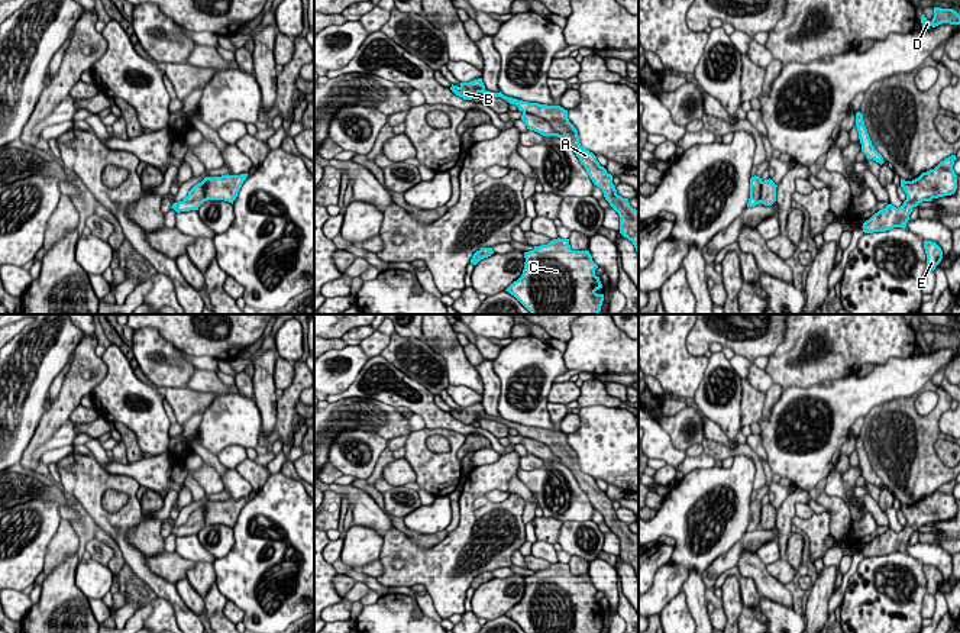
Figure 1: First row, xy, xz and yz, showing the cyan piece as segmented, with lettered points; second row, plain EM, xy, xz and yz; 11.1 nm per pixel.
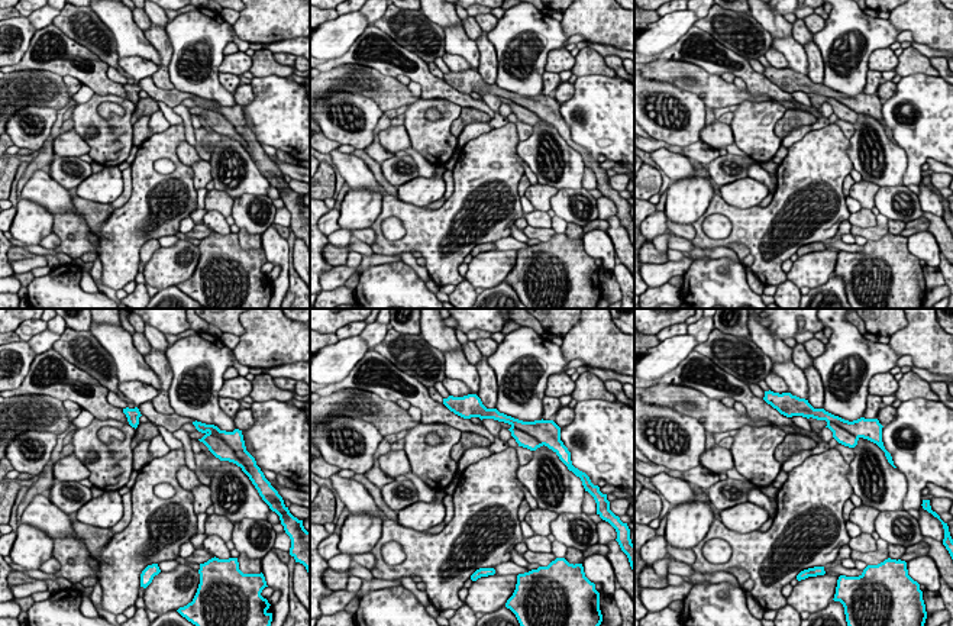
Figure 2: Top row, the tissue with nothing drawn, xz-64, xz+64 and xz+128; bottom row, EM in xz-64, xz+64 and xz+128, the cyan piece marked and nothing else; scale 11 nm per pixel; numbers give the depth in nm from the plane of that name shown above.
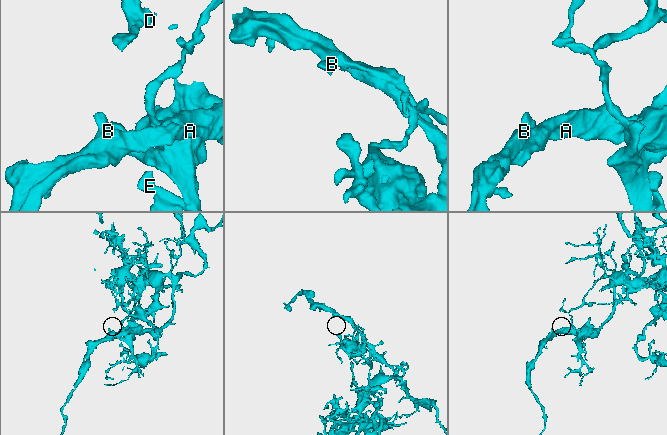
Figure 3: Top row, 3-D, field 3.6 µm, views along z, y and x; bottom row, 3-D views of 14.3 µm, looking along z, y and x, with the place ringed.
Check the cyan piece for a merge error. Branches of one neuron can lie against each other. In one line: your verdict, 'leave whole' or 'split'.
leave whole

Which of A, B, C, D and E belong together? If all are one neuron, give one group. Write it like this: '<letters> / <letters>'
A B C D E

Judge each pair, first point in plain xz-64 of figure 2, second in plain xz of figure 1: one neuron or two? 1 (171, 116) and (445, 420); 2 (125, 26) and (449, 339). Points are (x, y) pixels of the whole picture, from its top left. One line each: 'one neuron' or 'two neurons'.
1: one neuron
2: two neurons

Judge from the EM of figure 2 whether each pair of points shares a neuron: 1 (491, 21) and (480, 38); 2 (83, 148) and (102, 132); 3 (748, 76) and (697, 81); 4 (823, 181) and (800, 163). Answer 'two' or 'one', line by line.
1: two
2: two
3: two
4: one

